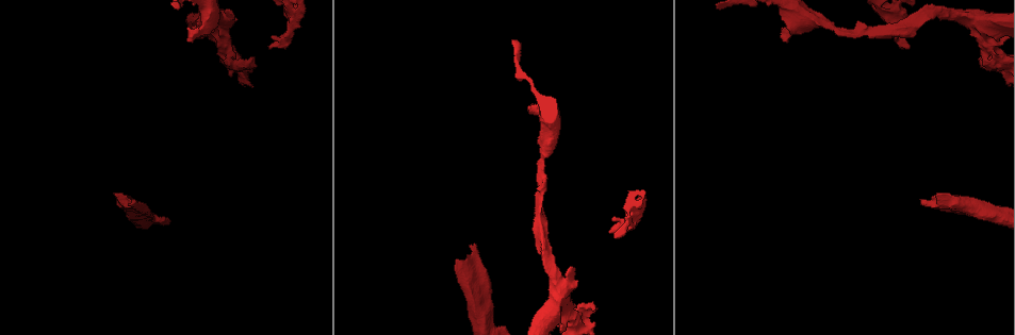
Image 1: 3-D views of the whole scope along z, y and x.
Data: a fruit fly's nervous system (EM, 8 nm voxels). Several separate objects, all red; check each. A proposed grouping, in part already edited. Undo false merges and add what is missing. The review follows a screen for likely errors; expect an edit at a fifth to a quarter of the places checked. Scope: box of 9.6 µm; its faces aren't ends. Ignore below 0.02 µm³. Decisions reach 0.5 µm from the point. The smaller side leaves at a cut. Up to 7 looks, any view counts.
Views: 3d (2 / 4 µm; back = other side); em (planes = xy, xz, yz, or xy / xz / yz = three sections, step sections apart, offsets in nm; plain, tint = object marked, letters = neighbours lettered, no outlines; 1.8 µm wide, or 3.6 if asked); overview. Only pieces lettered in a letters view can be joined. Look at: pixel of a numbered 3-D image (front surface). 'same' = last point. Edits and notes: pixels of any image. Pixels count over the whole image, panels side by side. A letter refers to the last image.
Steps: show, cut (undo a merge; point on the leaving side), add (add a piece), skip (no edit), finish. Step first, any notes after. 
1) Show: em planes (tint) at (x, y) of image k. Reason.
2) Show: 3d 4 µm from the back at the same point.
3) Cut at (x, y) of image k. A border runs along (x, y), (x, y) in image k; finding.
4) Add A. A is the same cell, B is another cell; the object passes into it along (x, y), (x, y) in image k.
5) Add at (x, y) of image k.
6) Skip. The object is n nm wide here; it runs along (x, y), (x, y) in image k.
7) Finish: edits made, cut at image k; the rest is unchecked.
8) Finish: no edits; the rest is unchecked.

Show: 3d 4 µm at (809, 19) of image 1. Thick turns thin.

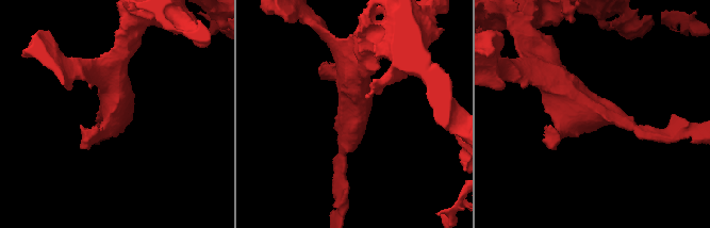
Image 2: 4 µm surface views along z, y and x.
Show: em 3.6 µm xz step 8 (tint) at (356, 115) of image 2. Need the tissue.

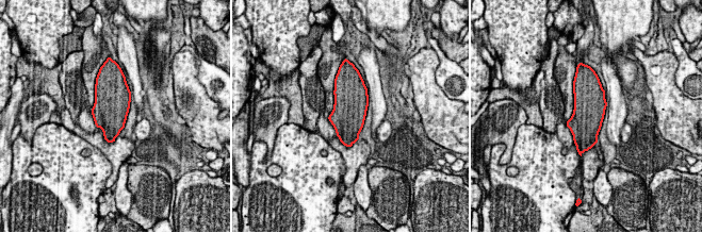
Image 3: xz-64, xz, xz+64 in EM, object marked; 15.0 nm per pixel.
Show: em 3.6 µm planes (letters) at the same point.

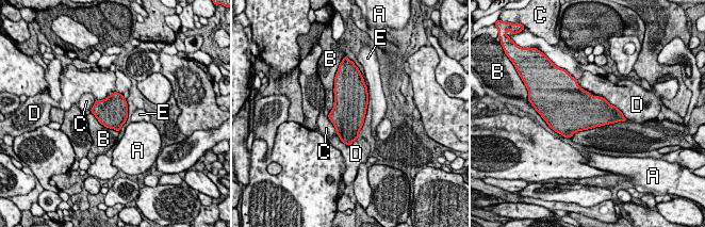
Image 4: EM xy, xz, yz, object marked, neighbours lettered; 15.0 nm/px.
Skip. A, B, C, D and E are other cells; a border runs along (576, 80), (625, 118) in image 4; one cell here.

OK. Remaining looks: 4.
Show: em planes (letters) at (578, 315) of image 1. Abrupt turn.

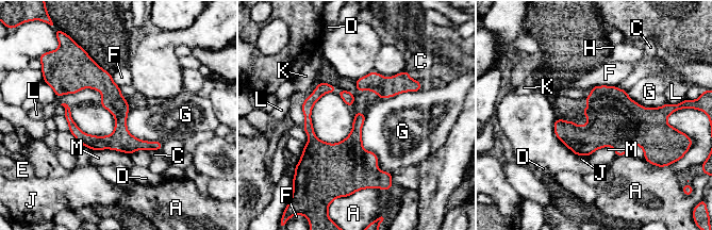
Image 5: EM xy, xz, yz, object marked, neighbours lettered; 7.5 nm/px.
Skip. A, C, D, E, F, G, H, J, K, L and M are other cells; a border runs along (365, 116), (362, 147), (392, 174) in image 5; one cell here.

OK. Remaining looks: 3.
Show: 3d 4 µm at (939, 203) of image 1. Calibre changes.

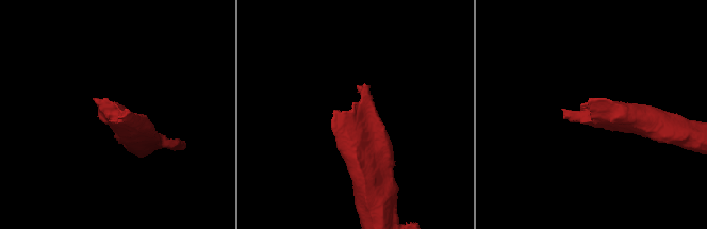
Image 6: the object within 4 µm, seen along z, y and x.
Show: em planes (letters) at (593, 113) of image 6. Now the EM.

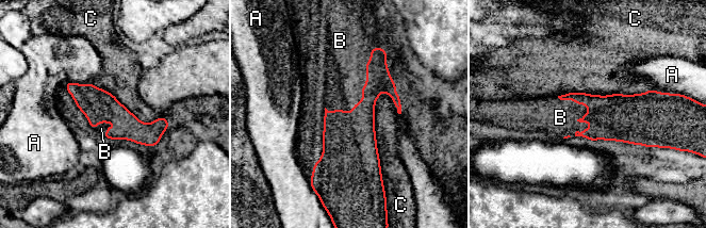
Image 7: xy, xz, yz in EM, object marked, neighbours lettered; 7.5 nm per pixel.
Add B. The longest contact is with C, 700 nm; B is the same cell, A and C are other cells; the cell continues.

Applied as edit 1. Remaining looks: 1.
Finish: edits made, add at image 7; the rest is unchecked.

